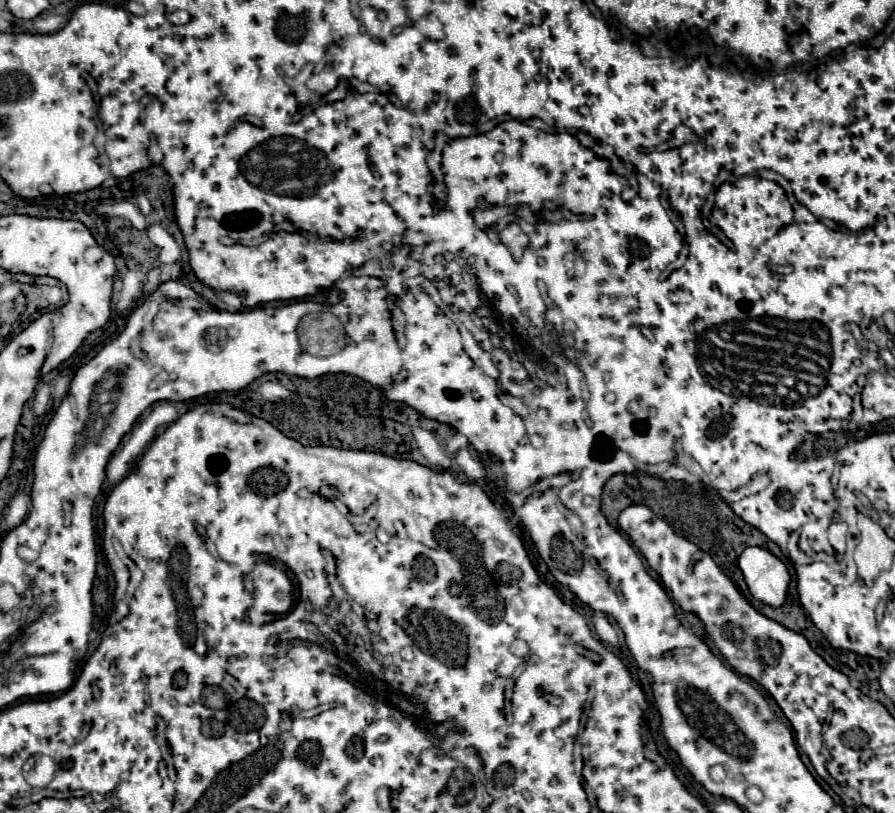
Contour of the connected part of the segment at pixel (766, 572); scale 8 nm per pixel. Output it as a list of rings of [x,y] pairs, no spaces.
[[[757,546],[745,548],[745,552],[739,556],[739,568],[757,600],[769,606],[781,606],[785,602],[789,572],[777,556]]]

